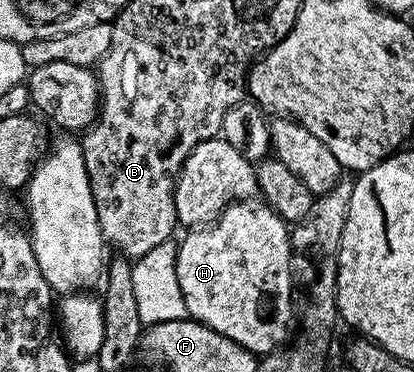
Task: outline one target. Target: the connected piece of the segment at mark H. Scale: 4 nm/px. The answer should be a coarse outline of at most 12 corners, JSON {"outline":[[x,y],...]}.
{"outline":[[228,206],[177,244],[188,317],[250,352],[297,324],[287,221]]}

